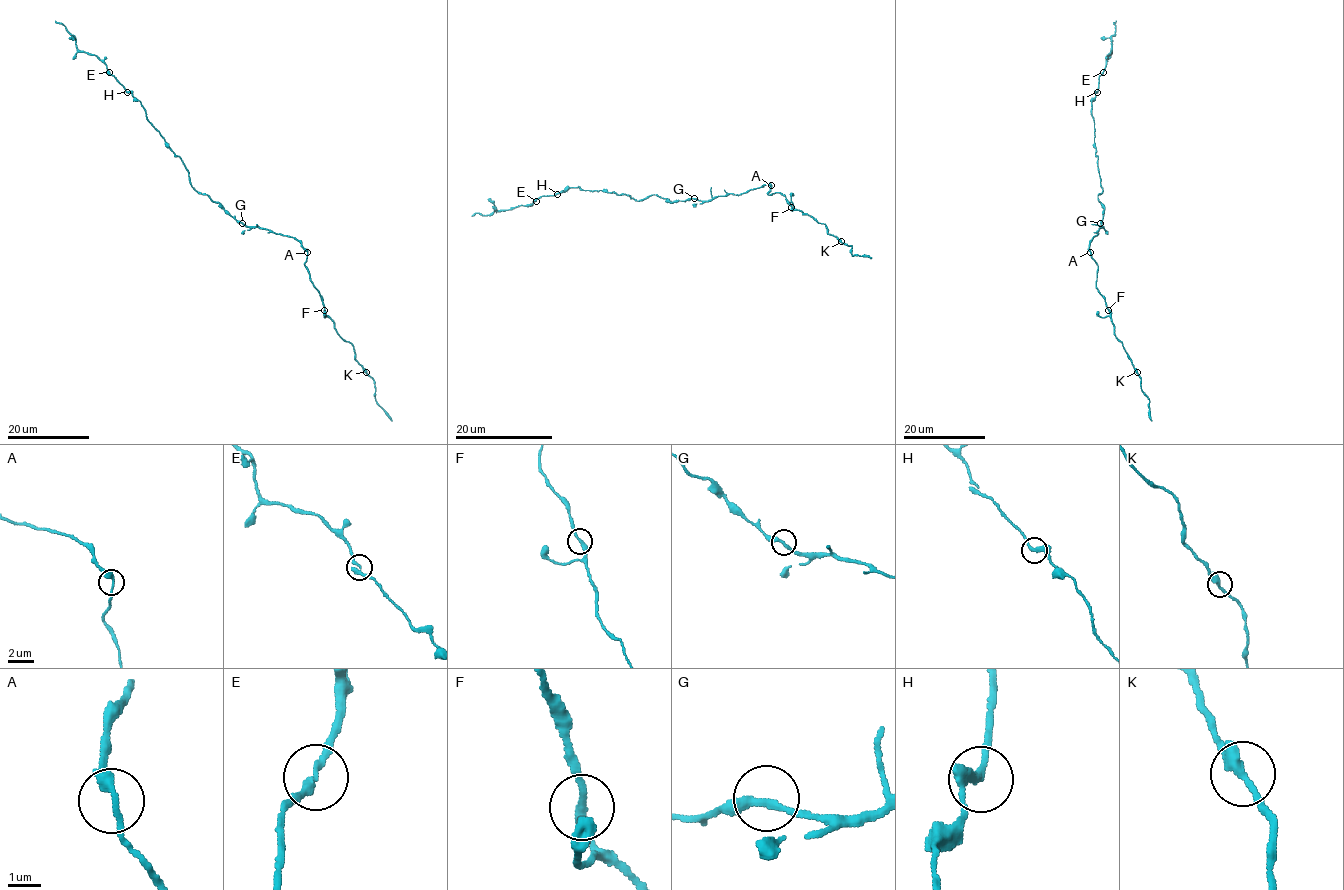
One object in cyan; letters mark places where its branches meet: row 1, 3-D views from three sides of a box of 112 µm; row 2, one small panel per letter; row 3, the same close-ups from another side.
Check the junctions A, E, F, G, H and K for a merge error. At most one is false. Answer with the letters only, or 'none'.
none

